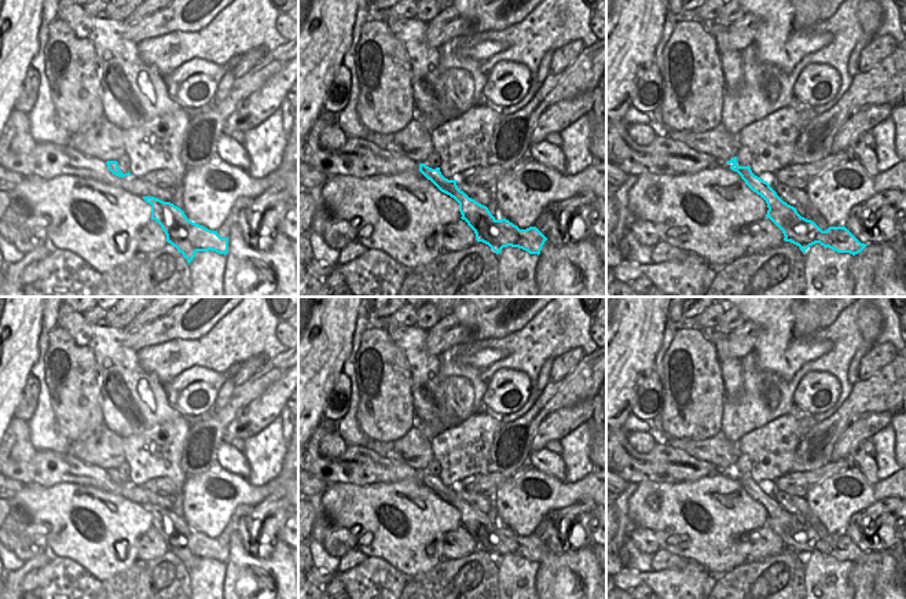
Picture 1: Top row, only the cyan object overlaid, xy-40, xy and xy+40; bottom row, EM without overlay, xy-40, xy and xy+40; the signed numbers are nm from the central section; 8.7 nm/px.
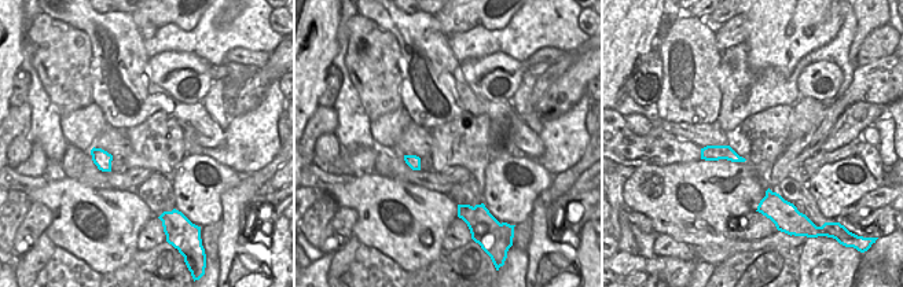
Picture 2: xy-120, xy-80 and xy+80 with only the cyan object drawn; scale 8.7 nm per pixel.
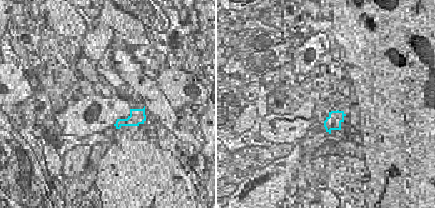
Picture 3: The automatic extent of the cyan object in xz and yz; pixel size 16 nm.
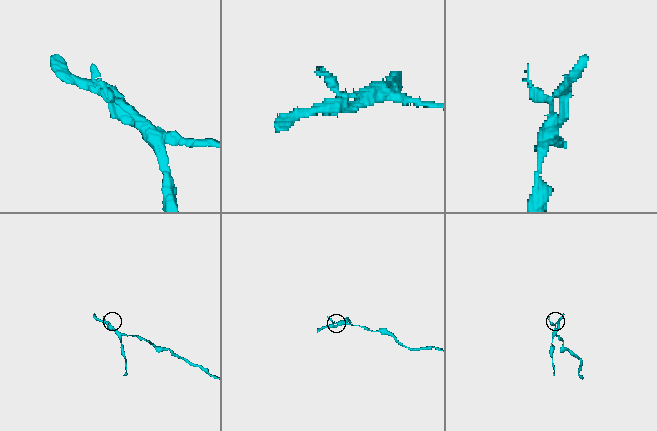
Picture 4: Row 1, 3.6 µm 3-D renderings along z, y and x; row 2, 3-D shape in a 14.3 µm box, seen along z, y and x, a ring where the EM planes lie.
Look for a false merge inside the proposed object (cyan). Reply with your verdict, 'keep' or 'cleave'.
cleave

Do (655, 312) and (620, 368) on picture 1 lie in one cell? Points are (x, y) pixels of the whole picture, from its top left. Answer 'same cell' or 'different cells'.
same cell

